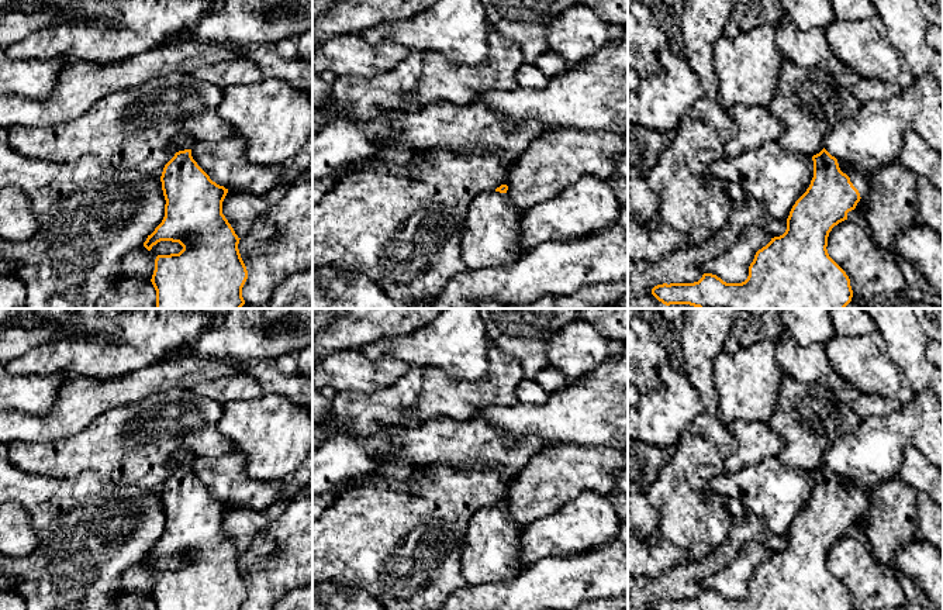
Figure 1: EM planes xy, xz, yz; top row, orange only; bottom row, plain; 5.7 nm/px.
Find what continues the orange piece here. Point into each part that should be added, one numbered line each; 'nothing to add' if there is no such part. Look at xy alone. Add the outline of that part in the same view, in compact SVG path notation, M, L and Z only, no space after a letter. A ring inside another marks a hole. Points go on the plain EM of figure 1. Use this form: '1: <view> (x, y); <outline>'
1: xy (183, 458); M182 451L172 456L172 459L169 461L169 466L176 469L179 466L191 465L194 459L196 456L193 454Z

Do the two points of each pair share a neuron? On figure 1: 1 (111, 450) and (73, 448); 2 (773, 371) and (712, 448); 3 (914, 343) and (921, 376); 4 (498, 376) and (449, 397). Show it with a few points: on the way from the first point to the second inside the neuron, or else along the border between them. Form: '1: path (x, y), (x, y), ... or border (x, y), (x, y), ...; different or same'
1: path (102, 450), (83, 450); same
2: border (717, 395), (717, 416), (728, 427); different
3: path (914, 351), (914, 365), (916, 368); same
4: path (486, 389), (482, 393), (462, 397); same

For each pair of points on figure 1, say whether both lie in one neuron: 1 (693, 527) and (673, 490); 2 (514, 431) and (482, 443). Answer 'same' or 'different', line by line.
1: same
2: different

